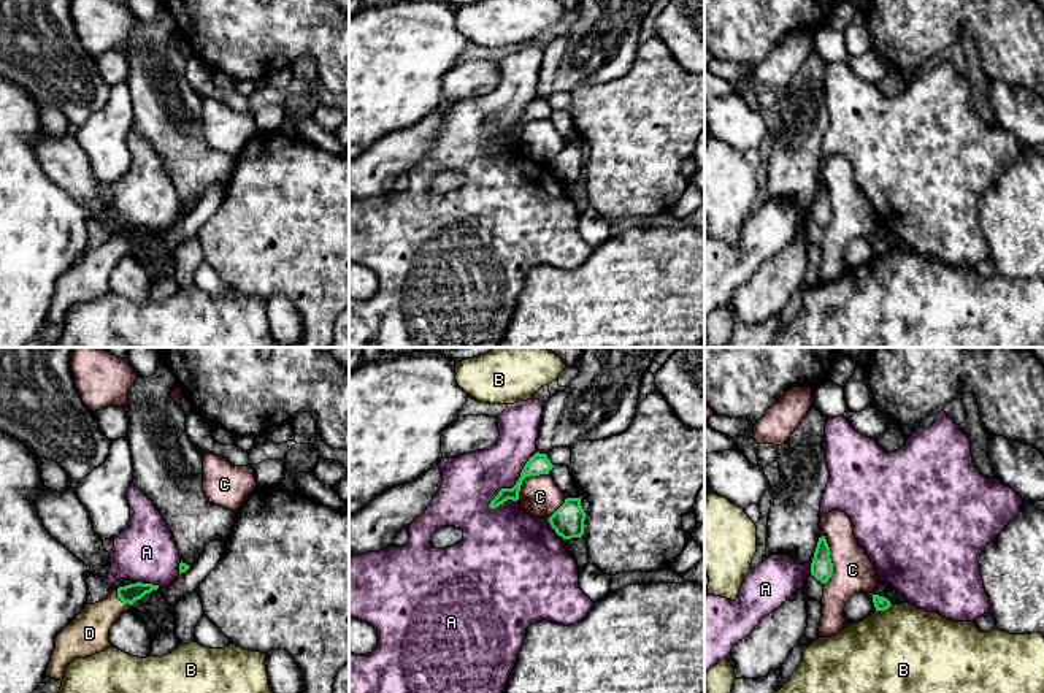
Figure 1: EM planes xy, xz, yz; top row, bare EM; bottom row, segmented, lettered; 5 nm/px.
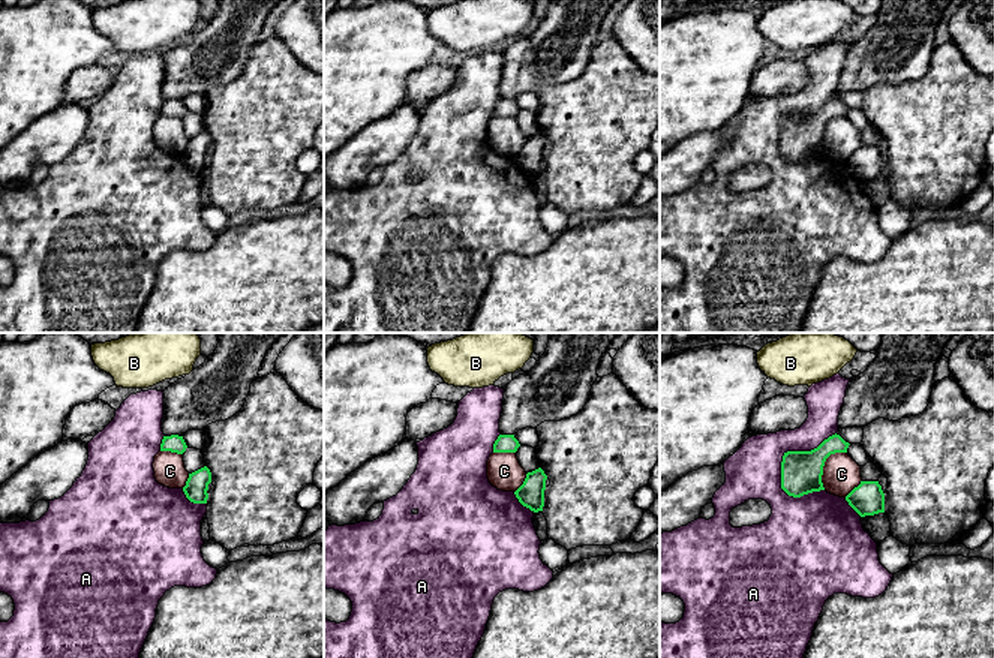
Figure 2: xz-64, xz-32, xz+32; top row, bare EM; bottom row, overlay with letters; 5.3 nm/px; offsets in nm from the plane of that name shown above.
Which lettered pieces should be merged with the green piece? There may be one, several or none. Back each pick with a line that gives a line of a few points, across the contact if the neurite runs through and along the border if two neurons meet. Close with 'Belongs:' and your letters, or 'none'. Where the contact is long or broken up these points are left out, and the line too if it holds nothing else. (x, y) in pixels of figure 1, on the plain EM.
D: line xy (129, 238), (121, 245), (89, 278)
Belongs: D

